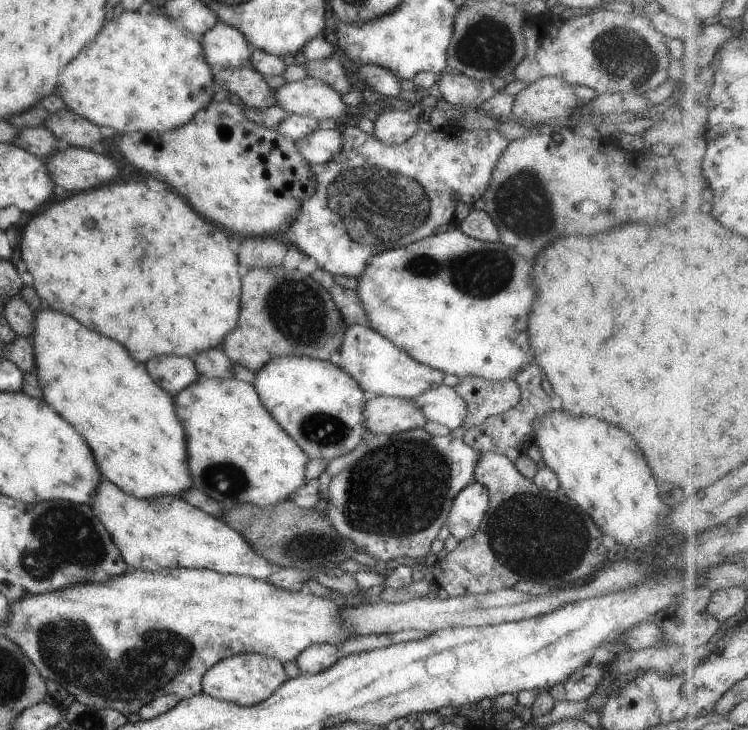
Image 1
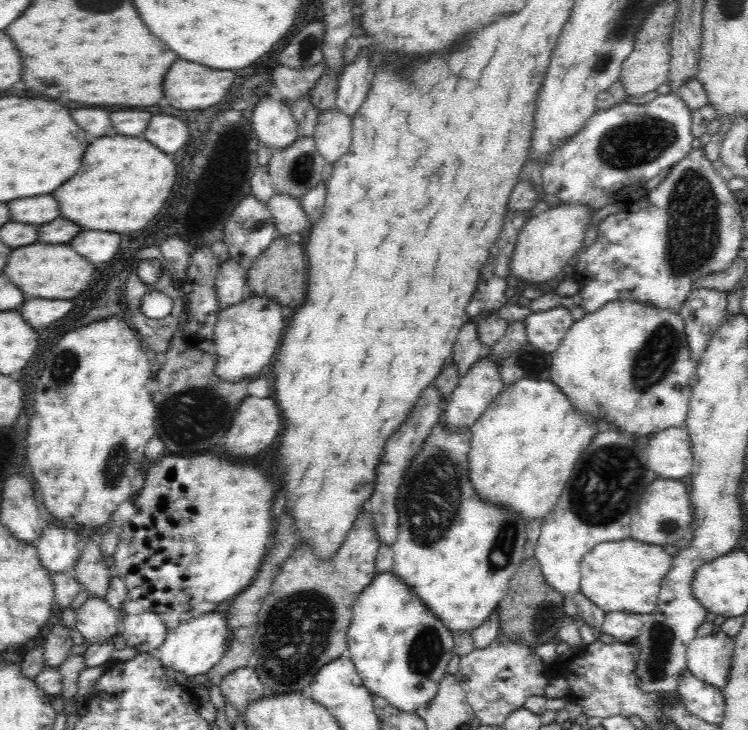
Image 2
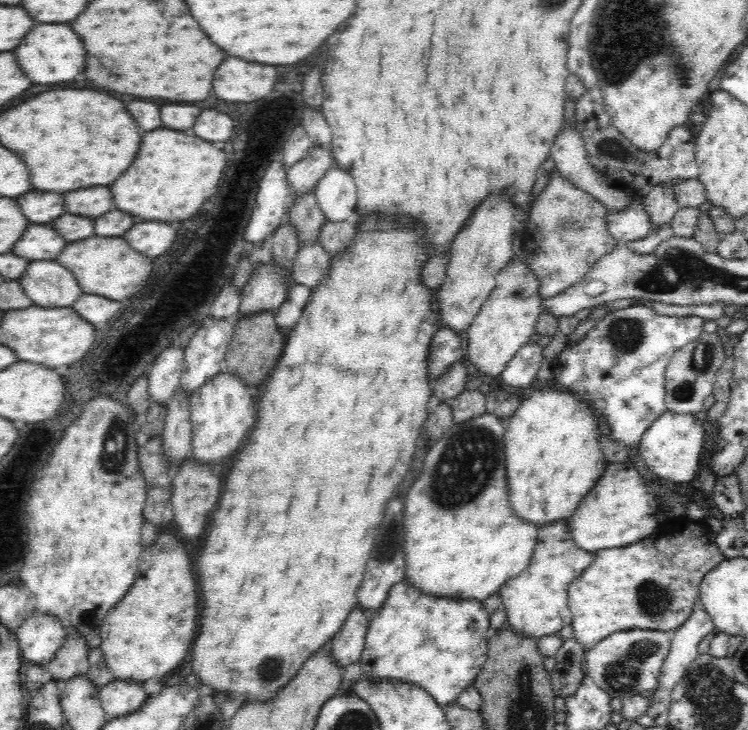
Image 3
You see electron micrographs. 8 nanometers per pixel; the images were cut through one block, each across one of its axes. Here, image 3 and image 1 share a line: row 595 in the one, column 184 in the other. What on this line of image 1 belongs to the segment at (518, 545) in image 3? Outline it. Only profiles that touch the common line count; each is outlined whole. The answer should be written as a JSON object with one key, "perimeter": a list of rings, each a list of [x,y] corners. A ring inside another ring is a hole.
{"perimeter":[[[49,308],[37,312],[30,340],[34,351],[34,374],[42,388],[41,400],[85,438],[103,480],[137,499],[181,496],[182,492],[190,490],[193,482],[188,468],[187,438],[175,415],[172,397],[153,381],[143,364],[127,358],[127,352],[117,342],[93,334],[79,322],[73,322],[73,318]]]}

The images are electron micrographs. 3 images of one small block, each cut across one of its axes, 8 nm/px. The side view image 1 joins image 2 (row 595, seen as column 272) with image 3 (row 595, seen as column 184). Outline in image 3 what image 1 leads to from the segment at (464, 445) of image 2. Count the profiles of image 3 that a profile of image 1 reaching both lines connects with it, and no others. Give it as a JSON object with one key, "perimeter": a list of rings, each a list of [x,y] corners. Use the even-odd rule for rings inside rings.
{"perimeter":[[[403,579],[400,582],[390,586],[388,597],[386,601],[381,605],[380,609],[376,609],[370,614],[369,625],[365,636],[365,647],[360,658],[362,665],[362,676],[365,676],[368,680],[378,680],[378,678],[385,678],[386,680],[399,680],[400,682],[411,682],[416,686],[421,686],[430,693],[430,696],[442,707],[446,704],[450,704],[456,701],[456,697],[466,688],[469,684],[473,684],[476,674],[480,672],[480,668],[486,662],[488,652],[488,639],[487,636],[490,626],[490,617],[484,602],[476,599],[448,599],[436,598],[420,591],[413,584],[410,584],[407,580]]]}

